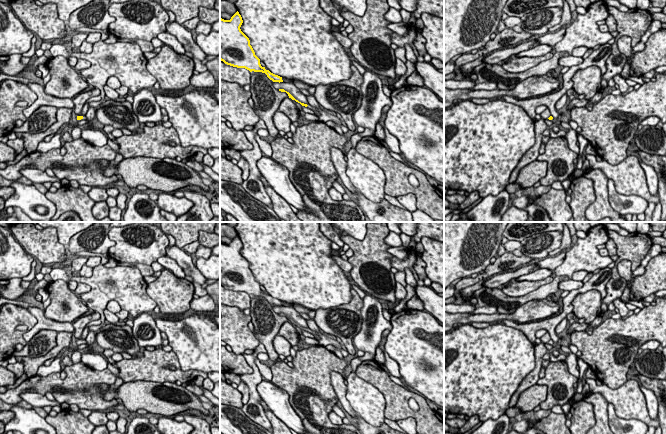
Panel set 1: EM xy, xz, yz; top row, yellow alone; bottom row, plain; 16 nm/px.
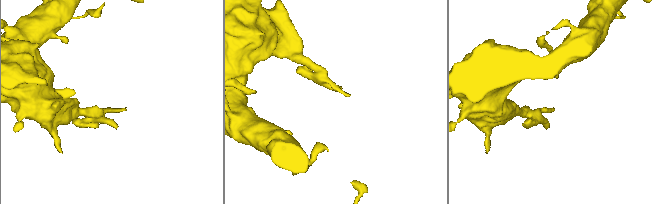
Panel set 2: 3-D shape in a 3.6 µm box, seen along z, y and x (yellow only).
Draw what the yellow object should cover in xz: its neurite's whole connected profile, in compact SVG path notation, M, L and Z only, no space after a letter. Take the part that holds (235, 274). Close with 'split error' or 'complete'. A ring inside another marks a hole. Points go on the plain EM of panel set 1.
M237 235L230 244L220 242L220 284L225 288L262 296L273 306L283 306L282 301L262 291L260 283L250 269L249 262L241 255L242 241Z; complete

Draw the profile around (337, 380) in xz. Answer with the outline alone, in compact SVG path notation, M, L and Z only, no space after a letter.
M331 371L331 384L334 388L334 391L339 399L339 402L345 409L345 411L354 419L356 419L356 413L351 407L349 401L346 399L347 386L344 383L344 377L337 372Z

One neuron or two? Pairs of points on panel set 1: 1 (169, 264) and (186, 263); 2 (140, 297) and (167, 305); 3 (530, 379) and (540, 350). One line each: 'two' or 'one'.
1: two
2: two
3: one

